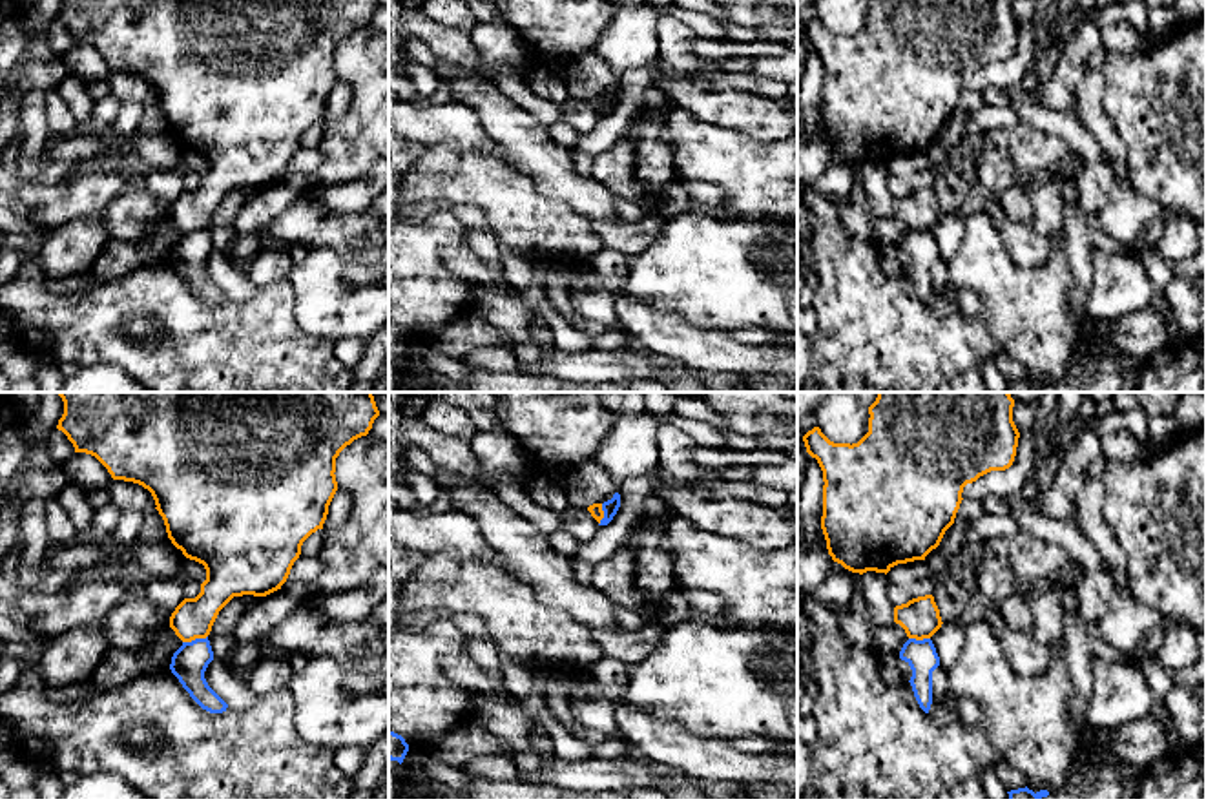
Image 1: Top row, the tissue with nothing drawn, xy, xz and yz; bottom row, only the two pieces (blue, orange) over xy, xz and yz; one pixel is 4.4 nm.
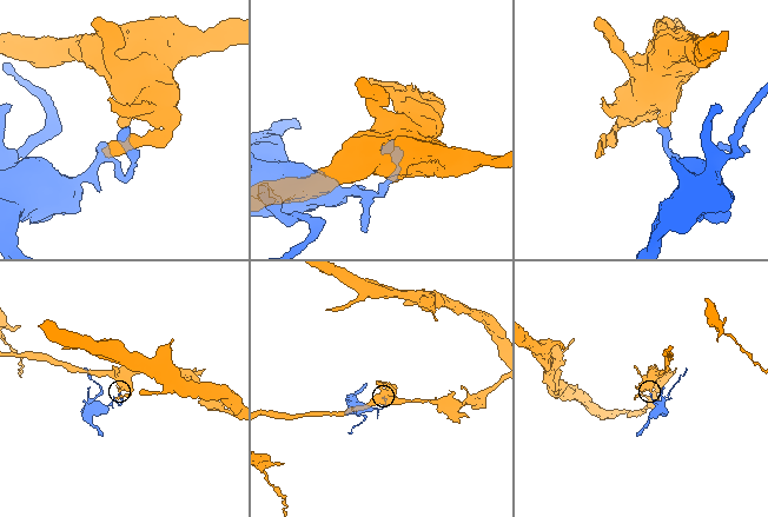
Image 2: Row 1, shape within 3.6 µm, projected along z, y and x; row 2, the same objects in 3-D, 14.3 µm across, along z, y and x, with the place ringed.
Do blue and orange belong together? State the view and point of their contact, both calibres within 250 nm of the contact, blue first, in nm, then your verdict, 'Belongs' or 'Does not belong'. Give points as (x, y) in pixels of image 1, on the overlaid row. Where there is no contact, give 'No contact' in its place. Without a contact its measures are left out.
Touches blue at xy (196, 639). Thickness 160 nm (blue) against 180 nm. Does not belong

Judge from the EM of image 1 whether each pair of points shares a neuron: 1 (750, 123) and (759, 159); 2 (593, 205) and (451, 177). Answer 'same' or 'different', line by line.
1: different
2: different

